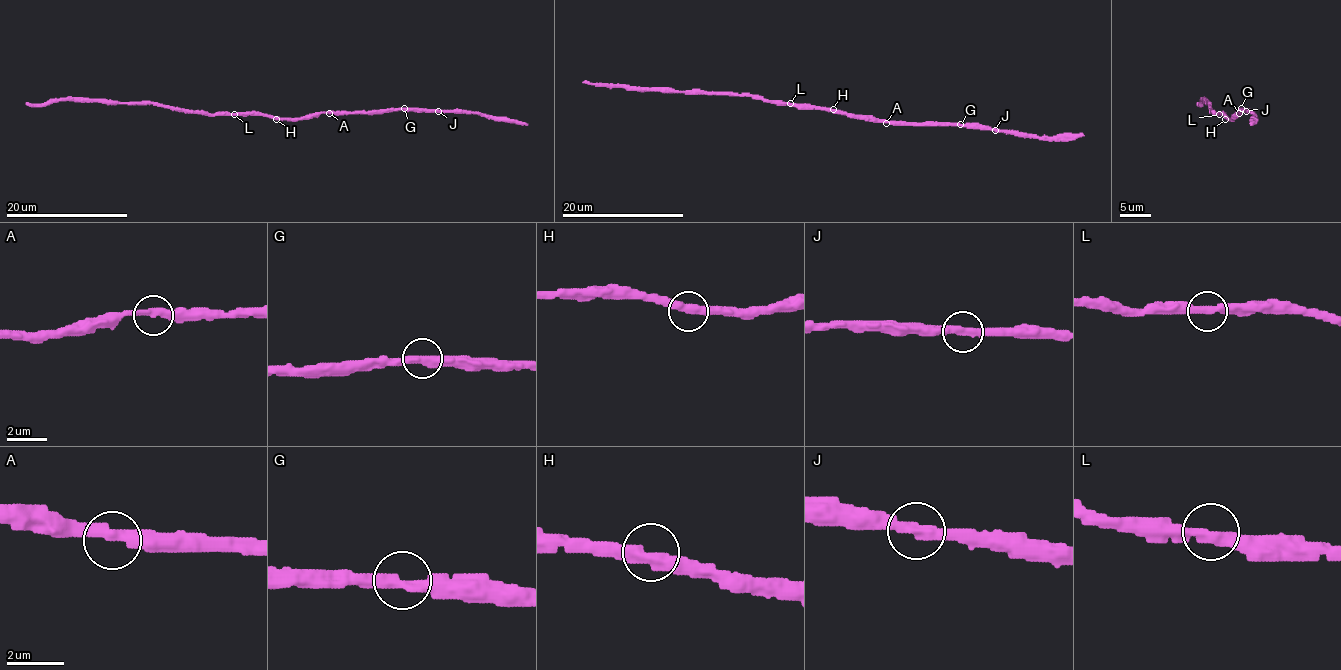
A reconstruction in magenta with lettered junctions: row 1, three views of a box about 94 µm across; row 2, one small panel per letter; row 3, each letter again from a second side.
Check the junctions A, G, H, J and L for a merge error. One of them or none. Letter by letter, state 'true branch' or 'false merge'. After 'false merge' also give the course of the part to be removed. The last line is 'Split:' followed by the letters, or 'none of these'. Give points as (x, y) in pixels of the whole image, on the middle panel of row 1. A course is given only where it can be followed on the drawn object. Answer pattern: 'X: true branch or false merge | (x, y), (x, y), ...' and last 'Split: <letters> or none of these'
A: true branch
G: true branch
H: true branch
J: true branch
L: true branch
Split: none of these

